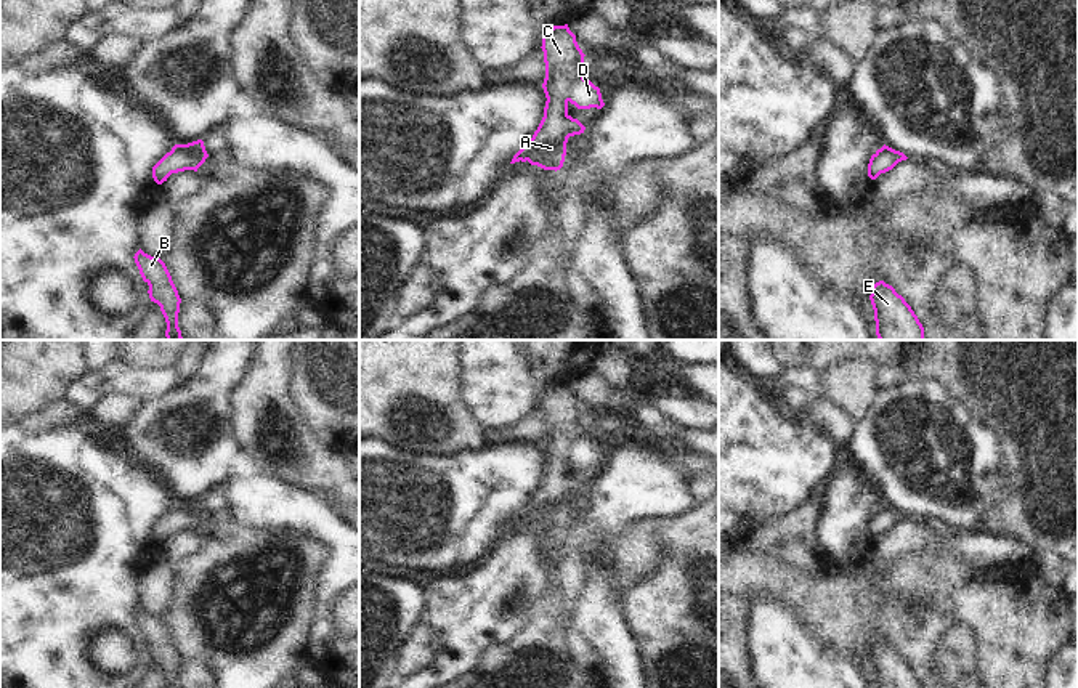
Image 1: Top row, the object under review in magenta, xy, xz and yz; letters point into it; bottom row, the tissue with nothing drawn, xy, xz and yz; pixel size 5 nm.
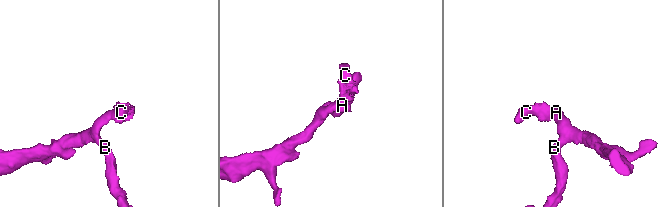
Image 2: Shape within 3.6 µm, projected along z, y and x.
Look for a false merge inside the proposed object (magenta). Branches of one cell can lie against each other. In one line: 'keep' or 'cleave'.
keep

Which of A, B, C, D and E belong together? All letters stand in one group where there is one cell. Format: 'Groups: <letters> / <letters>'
Groups: A B C D E.

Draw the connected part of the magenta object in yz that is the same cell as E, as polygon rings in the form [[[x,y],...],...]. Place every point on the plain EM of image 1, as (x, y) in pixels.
[[[884,640],[873,645],[869,659],[876,688],[924,688],[905,658]]]

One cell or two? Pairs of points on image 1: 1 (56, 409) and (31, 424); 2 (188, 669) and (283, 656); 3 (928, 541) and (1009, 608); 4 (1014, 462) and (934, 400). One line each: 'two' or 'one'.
1: one
2: two
3: two
4: two

